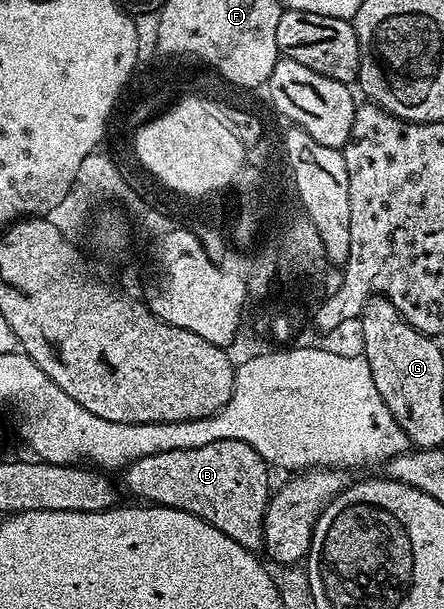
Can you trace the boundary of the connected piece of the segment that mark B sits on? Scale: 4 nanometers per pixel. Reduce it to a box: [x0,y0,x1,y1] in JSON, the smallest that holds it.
[122,440,270,552]

